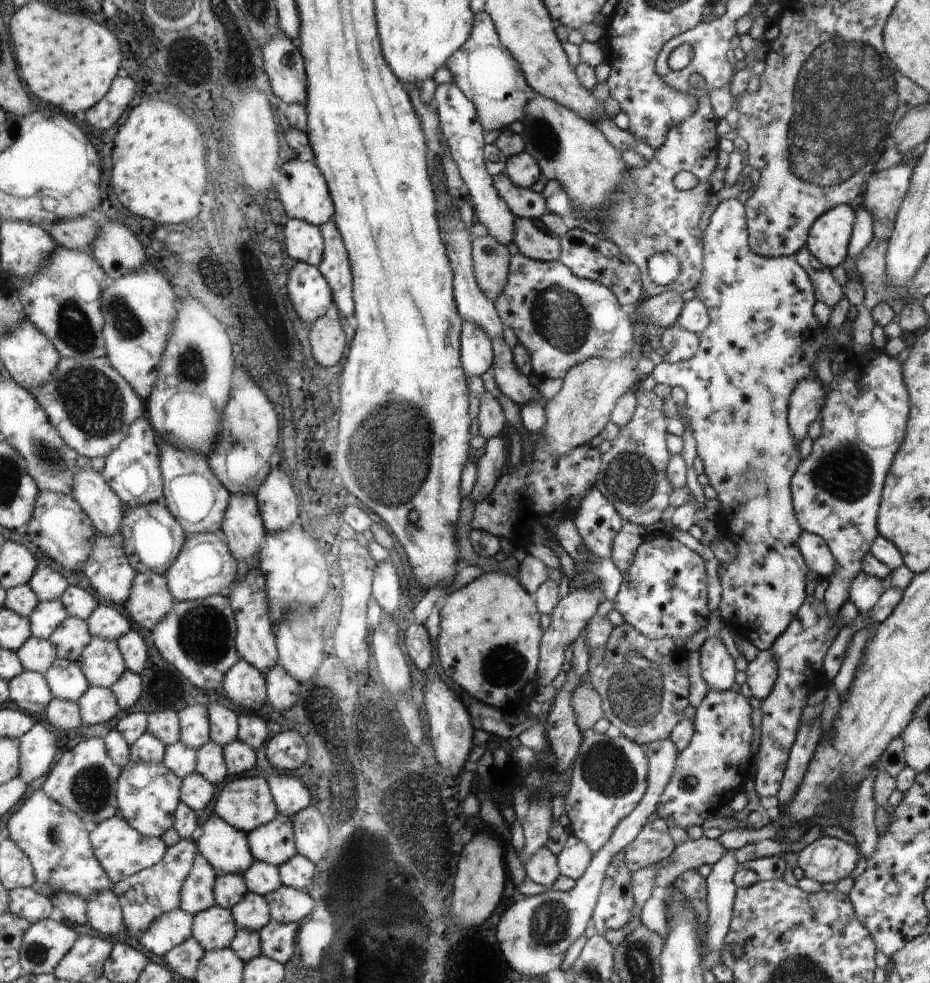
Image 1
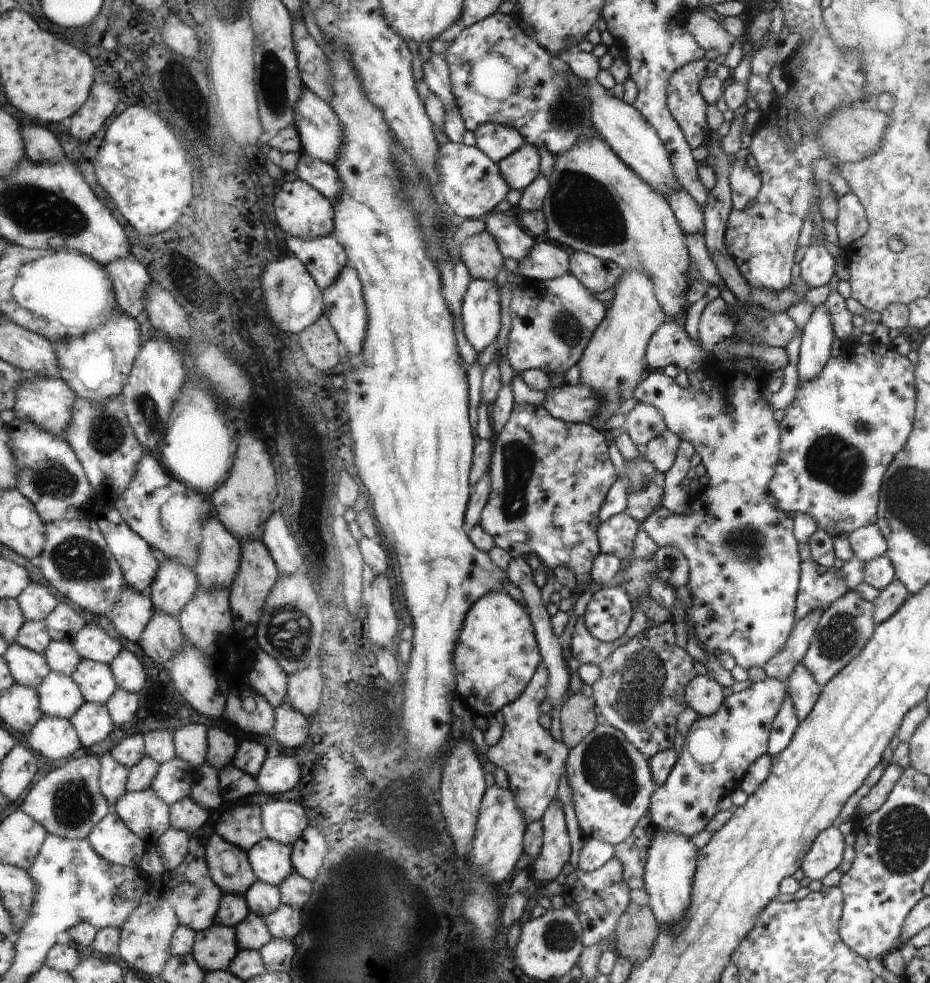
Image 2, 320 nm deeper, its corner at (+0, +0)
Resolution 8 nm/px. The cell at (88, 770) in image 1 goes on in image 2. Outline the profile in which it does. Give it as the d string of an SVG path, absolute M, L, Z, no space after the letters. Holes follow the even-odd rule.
M87 754L68 760L42 778L28 794L22 809L44 824L48 834L69 840L88 839L91 832L110 814L112 807L100 789L102 764L98 756Z

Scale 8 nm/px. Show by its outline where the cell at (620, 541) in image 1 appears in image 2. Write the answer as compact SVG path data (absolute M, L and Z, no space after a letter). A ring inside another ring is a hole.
M628 514L612 516L598 526L598 543L604 554L614 554L618 560L629 558L634 552L634 540L640 530Z

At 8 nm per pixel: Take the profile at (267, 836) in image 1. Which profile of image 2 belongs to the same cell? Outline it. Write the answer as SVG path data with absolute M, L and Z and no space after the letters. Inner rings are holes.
M264 836L262 842L247 853L251 868L258 880L278 887L294 871L291 855L292 845Z

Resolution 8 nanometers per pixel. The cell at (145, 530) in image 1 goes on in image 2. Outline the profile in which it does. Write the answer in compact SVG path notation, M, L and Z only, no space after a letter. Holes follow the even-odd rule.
M163 560L158 564L154 582L150 586L150 600L154 611L164 612L178 619L180 612L192 601L199 580L190 565Z

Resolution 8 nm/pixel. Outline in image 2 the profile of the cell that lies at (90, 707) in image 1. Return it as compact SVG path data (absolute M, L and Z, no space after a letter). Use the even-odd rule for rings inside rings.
M86 702L69 720L75 726L79 740L88 749L92 744L102 742L112 732L114 724L110 715L104 705Z

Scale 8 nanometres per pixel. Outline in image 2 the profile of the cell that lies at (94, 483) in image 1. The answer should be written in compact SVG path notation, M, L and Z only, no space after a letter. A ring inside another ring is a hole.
M114 514L114 518L106 518L106 520L98 520L98 529L106 538L107 545L110 546L110 552L115 560L119 562L120 569L124 572L124 580L128 582L127 586L138 589L140 593L150 598L152 582L156 576L159 562L152 556L151 547L135 534L124 520L118 520L118 514Z

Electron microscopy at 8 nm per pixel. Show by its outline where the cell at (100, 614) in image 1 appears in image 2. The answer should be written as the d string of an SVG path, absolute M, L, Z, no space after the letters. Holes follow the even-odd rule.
M89 623L75 635L72 644L78 650L81 658L108 665L111 665L112 660L123 648L120 640L111 638L97 625Z

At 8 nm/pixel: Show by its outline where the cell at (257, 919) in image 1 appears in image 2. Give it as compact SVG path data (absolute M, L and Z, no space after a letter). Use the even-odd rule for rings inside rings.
M250 912L250 915L235 928L236 943L239 950L258 950L273 938L264 917Z

